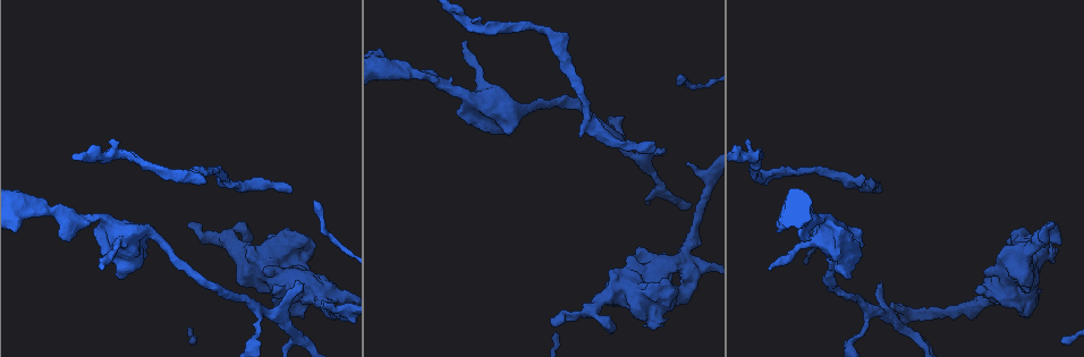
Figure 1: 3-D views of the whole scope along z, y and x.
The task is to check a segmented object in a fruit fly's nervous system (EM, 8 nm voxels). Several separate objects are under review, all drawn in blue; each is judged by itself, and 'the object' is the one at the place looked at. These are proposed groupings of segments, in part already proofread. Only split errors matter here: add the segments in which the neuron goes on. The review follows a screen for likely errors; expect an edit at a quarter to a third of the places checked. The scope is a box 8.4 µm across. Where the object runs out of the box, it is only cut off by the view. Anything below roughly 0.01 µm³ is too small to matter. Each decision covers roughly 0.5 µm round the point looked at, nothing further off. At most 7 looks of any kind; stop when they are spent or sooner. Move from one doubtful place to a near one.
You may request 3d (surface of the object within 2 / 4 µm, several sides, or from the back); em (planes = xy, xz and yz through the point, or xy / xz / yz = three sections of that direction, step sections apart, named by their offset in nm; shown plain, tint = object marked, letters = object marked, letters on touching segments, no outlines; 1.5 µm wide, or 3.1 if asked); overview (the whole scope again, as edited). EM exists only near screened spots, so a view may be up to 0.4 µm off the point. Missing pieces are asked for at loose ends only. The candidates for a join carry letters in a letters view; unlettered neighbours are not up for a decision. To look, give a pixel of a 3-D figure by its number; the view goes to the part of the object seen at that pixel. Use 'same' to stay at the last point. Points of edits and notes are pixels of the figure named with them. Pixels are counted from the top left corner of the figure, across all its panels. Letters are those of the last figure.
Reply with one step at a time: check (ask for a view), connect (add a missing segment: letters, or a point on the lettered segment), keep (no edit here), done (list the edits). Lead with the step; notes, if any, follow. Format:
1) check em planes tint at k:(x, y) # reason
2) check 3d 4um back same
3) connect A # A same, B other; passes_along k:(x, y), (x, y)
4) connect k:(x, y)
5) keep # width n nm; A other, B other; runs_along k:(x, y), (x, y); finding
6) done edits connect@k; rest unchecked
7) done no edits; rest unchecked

check 3d 4um at 1:(676, 291) # stops while still wide

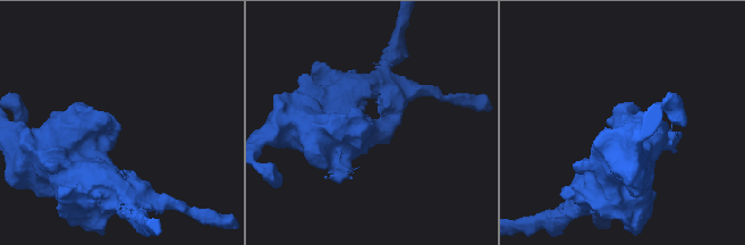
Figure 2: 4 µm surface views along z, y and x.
check em planes letters at 2:(118, 128) # need the tissue

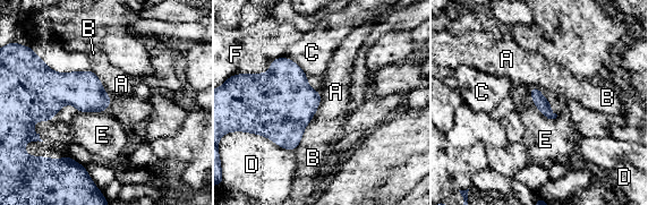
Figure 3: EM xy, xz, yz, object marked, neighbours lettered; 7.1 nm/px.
keep # A other, B other, C other, D other, E other, F other; no lettered segment goes on from it

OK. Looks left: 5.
check em xy step 8 tint at 1:(1053, 225)

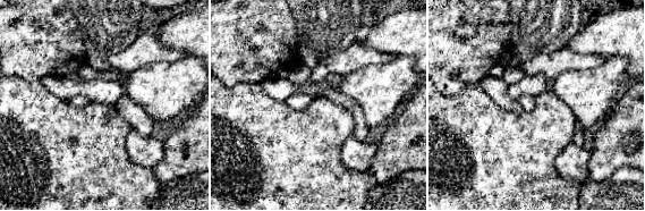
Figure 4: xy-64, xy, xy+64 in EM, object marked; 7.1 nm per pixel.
check em yz step 8 letters same

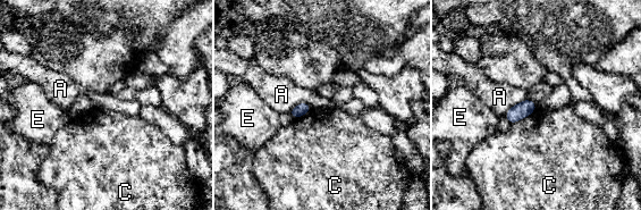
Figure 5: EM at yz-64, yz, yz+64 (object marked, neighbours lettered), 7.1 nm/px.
keep # longest_contact C 240 nm; A other, C other, E other; border 5:(538, 106), (529, 115), (511, 125); none of them fits

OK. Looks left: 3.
check em planes letters at 1:(659, 154) # branch stops here

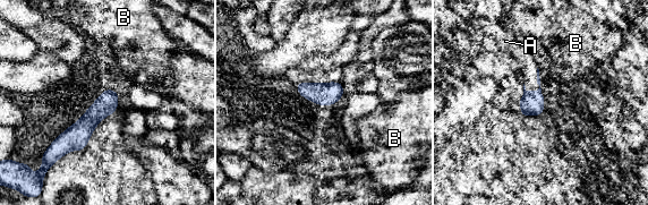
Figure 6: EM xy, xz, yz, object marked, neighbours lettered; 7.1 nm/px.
connect A # A same, B other; it goes on there

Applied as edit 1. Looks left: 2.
done edits connect@6; rest unchecked

